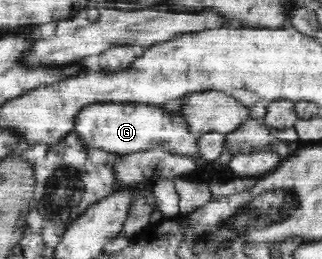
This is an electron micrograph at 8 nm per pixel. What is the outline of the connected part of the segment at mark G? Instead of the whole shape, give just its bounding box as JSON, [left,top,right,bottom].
[73,103,206,169]

